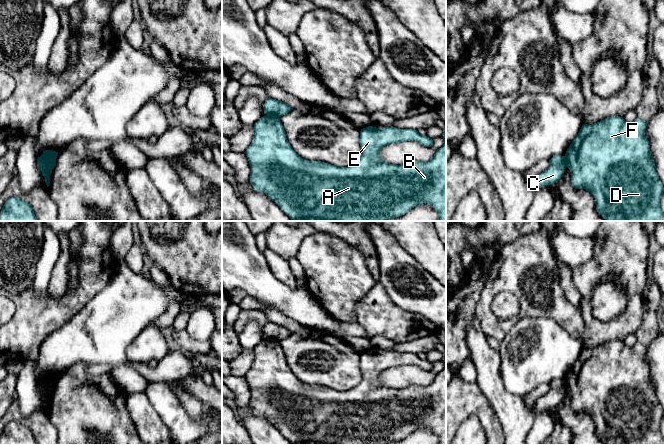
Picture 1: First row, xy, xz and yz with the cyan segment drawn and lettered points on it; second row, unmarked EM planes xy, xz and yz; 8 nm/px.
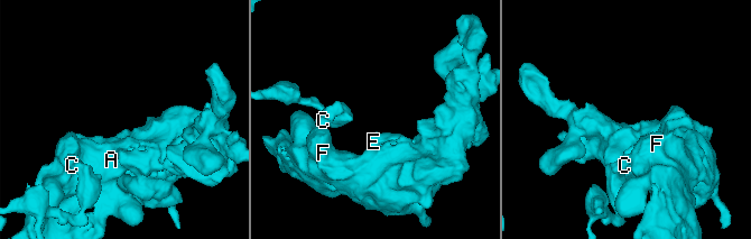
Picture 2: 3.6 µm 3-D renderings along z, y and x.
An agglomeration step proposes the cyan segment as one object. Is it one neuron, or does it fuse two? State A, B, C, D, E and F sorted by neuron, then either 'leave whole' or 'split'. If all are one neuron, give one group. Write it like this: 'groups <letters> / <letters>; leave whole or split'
groups A B D E F / C; split

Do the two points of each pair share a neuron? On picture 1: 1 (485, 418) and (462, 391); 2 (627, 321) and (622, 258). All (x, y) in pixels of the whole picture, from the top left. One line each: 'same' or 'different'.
1: same
2: same

